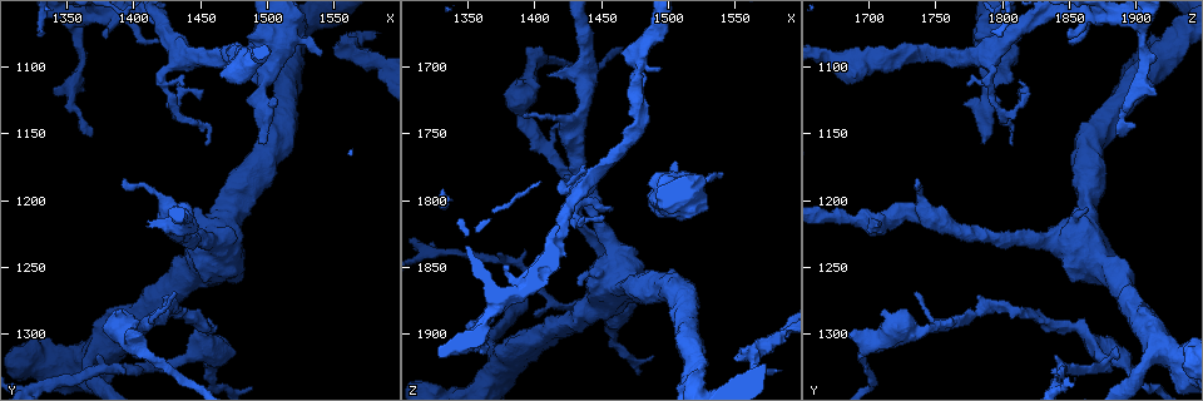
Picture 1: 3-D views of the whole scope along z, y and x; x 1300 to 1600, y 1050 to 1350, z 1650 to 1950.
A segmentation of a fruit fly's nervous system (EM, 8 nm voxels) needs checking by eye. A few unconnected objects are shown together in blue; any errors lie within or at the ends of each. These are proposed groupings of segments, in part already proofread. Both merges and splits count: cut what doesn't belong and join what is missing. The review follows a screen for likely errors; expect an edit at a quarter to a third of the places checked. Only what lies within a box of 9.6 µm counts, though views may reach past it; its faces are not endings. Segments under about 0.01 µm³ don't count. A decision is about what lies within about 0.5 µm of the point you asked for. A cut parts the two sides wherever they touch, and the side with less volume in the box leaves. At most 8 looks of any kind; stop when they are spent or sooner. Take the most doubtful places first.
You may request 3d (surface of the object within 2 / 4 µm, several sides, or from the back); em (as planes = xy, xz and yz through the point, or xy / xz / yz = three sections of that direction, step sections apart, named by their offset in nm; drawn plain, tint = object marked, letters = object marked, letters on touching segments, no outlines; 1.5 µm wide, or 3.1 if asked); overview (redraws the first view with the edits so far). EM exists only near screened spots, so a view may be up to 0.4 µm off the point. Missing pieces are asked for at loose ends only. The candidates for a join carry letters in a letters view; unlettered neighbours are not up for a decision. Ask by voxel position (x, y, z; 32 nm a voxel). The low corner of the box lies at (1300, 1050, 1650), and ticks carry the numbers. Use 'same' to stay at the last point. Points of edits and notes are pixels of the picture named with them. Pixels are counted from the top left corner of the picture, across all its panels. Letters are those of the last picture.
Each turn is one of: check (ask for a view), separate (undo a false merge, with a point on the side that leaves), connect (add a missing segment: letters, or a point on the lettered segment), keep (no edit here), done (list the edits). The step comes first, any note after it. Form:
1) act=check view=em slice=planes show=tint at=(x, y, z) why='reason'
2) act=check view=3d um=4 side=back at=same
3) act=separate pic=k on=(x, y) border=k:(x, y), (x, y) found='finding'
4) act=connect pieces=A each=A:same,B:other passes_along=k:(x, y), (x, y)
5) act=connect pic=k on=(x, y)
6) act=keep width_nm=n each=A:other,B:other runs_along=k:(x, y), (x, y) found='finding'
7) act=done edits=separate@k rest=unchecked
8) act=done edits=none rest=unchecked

act=check view=em slice=yz step=4 show=letters at=(1506, 1128, 1770) why='free end'

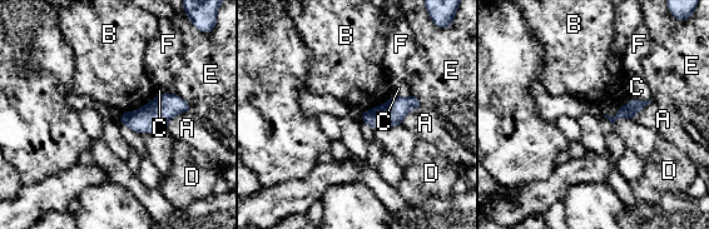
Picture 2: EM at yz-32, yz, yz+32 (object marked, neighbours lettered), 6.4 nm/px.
act=check view=em slice=planes show=letters at=same why='cut it another way'

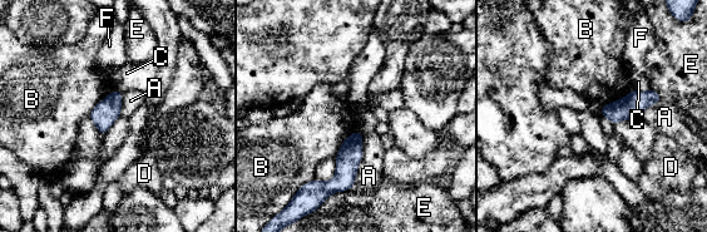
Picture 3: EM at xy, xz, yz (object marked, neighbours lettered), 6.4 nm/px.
act=keep each=A:other,B:other,C:other,D:other,E:other,F:other border=3:(357, 131), (342, 142), (334, 157) found='none of them fits'

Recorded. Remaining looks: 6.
act=check view=em slice=planes show=letters at=(1476, 1100, 1694)

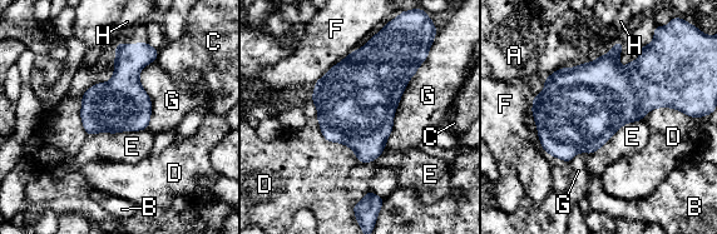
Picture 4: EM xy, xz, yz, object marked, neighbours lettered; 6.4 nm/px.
act=keep longest_contact=G:650nm each=A:other,B:other,C:other,D:other,E:other,F:other,G:other,H:other found='all the same cell'

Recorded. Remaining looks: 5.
act=check view=3d um=4 at=(1404, 1302, 1684) why='branch stops here'

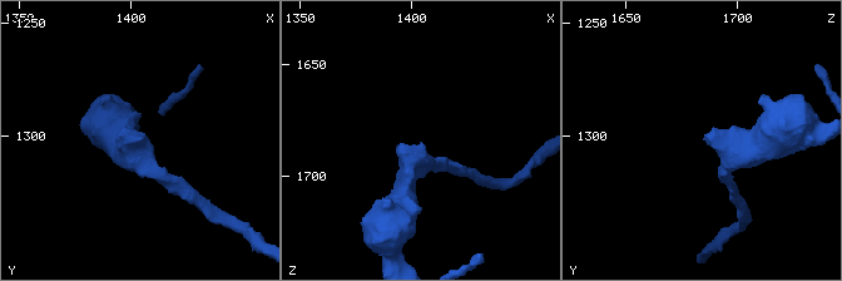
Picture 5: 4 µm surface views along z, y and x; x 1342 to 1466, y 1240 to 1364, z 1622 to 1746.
act=check view=em slice=xy step=4 show=letters at=(1404, 1302, 1684)

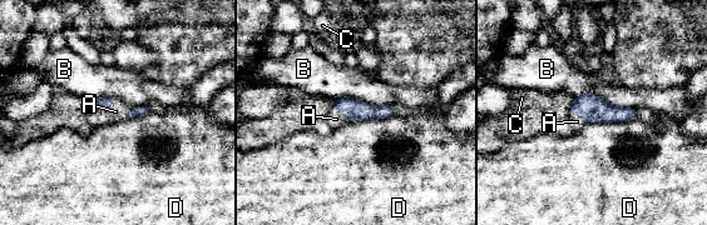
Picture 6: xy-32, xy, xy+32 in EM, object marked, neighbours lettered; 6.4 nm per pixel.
act=connect pieces=A longest_contact=B:400nm each=A:same,B:other,C:other,D:other passes_along=6:(357, 110), (341, 111), (336, 119) found='it goes on there'

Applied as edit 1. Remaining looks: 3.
act=done edits=connect@6 rest=unchecked

